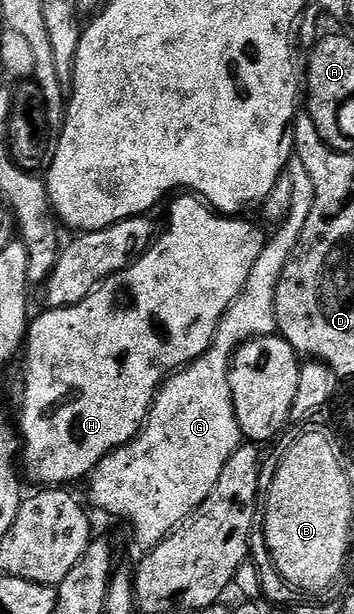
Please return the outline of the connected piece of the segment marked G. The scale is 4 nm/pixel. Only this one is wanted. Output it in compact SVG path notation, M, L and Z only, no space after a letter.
M290 156L287 171L292 180L290 213L266 240L251 275L241 294L231 303L213 336L211 347L199 359L177 370L160 389L149 409L149 418L141 426L137 438L108 453L87 478L88 504L106 509L113 517L122 517L133 528L133 541L142 554L149 553L196 511L211 494L223 467L243 444L239 419L231 395L229 369L240 345L257 337L277 333L275 289L279 275L303 235L311 203L315 203L315 187L307 175L306 158Z

